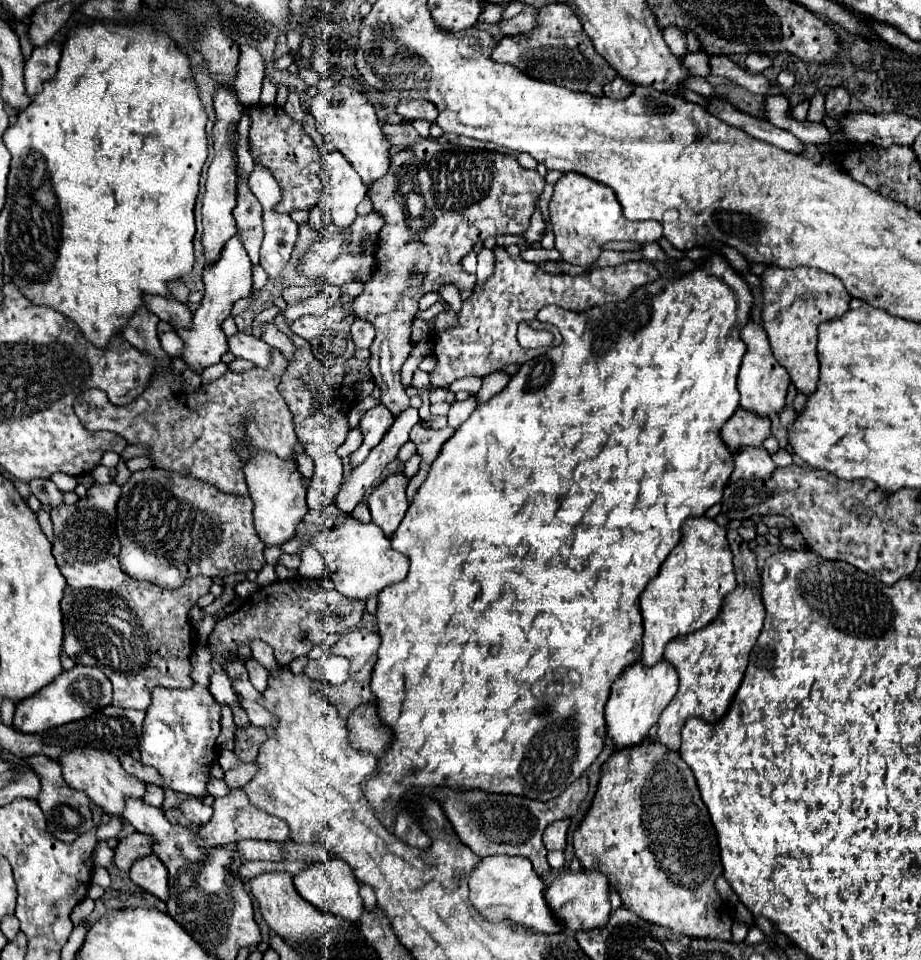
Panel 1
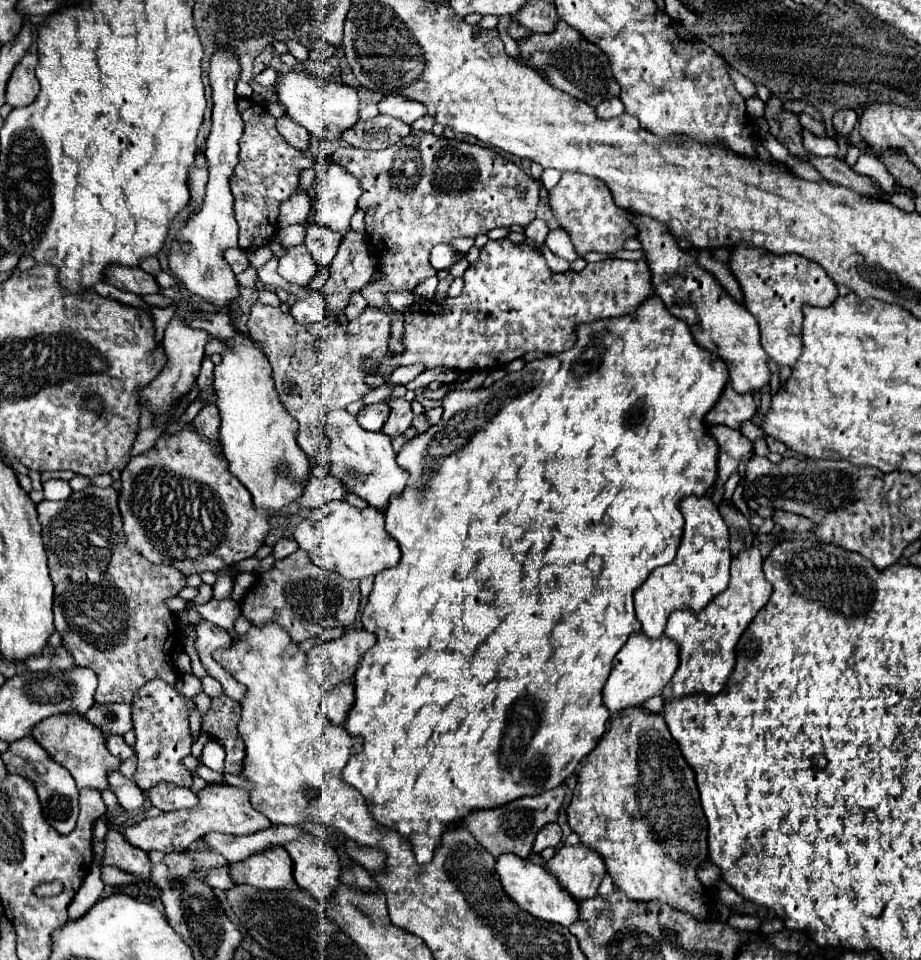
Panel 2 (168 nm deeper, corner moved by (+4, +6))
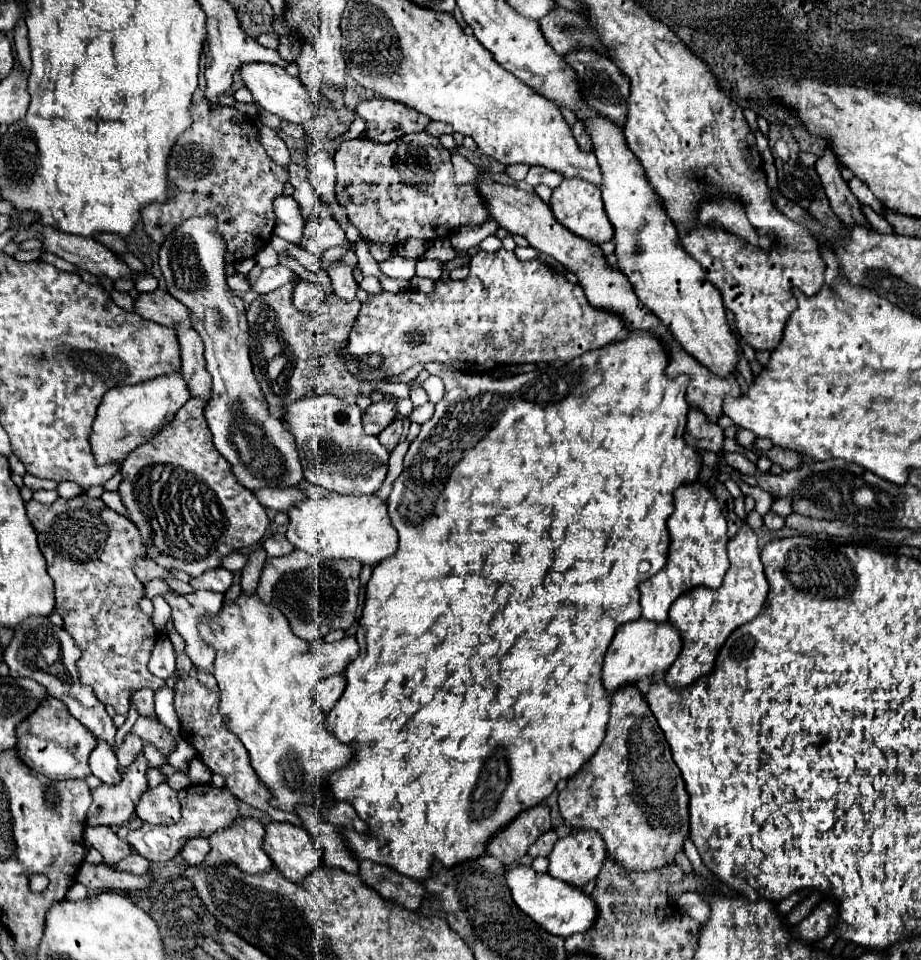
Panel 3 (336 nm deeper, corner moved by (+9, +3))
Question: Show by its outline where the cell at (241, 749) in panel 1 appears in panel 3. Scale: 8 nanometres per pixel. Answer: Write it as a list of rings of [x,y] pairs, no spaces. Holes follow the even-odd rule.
[[[194,669],[194,673],[190,673],[190,677],[182,677],[182,673],[178,675],[178,681],[174,685],[174,709],[180,719],[180,727],[182,727],[180,733],[182,733],[184,741],[188,741],[198,751],[200,761],[212,773],[218,773],[226,779],[226,787],[240,801],[252,805],[254,809],[268,813],[274,821],[288,821],[294,825],[302,825],[302,821],[294,813],[286,813],[286,811],[274,809],[270,805],[270,789],[266,789],[262,785],[262,781],[258,781],[258,775],[254,773],[254,769],[250,765],[246,747],[226,727],[226,723],[218,711],[218,701],[220,701],[220,691],[218,691],[216,679],[210,673],[206,673],[204,669]]]

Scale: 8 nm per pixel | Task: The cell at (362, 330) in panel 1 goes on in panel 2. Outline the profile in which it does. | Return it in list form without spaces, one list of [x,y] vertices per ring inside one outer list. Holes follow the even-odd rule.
[[[357,292],[357,294],[353,294],[353,296],[351,296],[349,306],[345,308],[345,316],[347,316],[349,320],[351,320],[351,318],[357,318],[365,308],[367,308],[367,302],[365,302],[365,298]]]

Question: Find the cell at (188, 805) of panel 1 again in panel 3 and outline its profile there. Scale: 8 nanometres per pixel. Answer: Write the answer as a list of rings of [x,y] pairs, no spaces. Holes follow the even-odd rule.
[[[166,783],[148,789],[136,805],[136,817],[150,825],[174,825],[180,819],[176,791]]]

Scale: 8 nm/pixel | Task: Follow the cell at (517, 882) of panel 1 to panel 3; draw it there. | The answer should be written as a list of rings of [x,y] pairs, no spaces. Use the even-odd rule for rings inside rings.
[[[524,865],[510,869],[506,873],[506,881],[508,881],[510,893],[514,897],[514,903],[548,933],[554,933],[560,937],[570,937],[570,935],[586,931],[586,929],[590,929],[590,925],[594,925],[598,907],[594,905],[592,897],[588,897],[582,889],[574,889],[572,885],[566,885],[564,881],[550,877],[548,873],[538,873],[532,867],[524,867]]]

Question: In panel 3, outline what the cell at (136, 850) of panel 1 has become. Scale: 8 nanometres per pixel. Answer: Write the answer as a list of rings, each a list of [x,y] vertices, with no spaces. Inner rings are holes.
[[[198,783],[190,785],[178,792],[178,799],[181,804],[181,818],[174,825],[142,825],[140,829],[134,829],[128,833],[128,843],[148,861],[170,861],[188,839],[194,837],[210,837],[218,829],[224,829],[236,821],[240,815],[236,797],[226,789],[218,789],[210,783]]]

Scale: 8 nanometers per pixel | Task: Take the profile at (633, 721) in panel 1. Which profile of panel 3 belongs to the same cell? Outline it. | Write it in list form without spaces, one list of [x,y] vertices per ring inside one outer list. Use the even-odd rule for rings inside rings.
[[[640,619],[620,625],[604,657],[604,669],[602,669],[604,687],[608,691],[616,691],[626,683],[636,683],[642,677],[664,673],[674,663],[680,649],[682,649],[682,639],[678,635],[678,629],[670,621],[662,625],[652,625],[650,621]]]

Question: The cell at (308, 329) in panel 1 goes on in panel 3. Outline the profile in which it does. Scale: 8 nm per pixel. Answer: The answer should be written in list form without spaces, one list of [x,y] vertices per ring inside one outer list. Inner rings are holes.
[[[302,279],[296,289],[294,289],[294,305],[300,309],[300,311],[306,311],[306,313],[314,313],[320,309],[322,305],[322,287],[318,283],[312,283],[312,281],[306,281]]]

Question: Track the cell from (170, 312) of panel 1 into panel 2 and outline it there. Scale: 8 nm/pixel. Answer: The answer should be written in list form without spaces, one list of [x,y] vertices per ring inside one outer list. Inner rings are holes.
[[[109,266],[107,268],[107,284],[119,288],[119,290],[127,290],[133,292],[137,296],[145,296],[145,294],[157,294],[159,292],[159,284],[157,280],[147,274],[141,268],[127,268],[127,266]]]

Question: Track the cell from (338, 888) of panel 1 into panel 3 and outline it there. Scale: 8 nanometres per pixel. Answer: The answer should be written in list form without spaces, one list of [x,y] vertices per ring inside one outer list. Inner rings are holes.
[[[268,823],[264,845],[276,869],[290,881],[300,881],[322,861],[322,853],[314,845],[310,833],[292,823]]]

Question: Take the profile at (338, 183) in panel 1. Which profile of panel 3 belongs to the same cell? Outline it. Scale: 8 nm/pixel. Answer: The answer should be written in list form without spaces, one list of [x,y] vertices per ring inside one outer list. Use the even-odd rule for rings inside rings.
[[[318,201],[318,215],[306,223],[300,247],[314,255],[324,255],[330,247],[342,245],[346,241],[348,239],[338,221],[330,215],[330,209]]]

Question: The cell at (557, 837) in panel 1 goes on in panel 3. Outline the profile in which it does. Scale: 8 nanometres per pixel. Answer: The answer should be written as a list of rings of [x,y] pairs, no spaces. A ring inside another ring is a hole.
[[[550,829],[548,833],[544,833],[542,837],[538,837],[538,841],[534,843],[534,845],[530,845],[530,849],[528,849],[528,855],[530,857],[548,857],[548,853],[550,853],[550,849],[554,847],[554,843],[556,843],[556,839],[558,839],[558,835]]]

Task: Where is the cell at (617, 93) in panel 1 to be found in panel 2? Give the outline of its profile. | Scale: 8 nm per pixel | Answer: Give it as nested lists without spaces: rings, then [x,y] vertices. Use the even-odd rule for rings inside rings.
[[[609,98],[607,102],[601,102],[595,112],[599,114],[599,118],[615,118],[619,114],[623,114],[623,102],[619,98]]]

